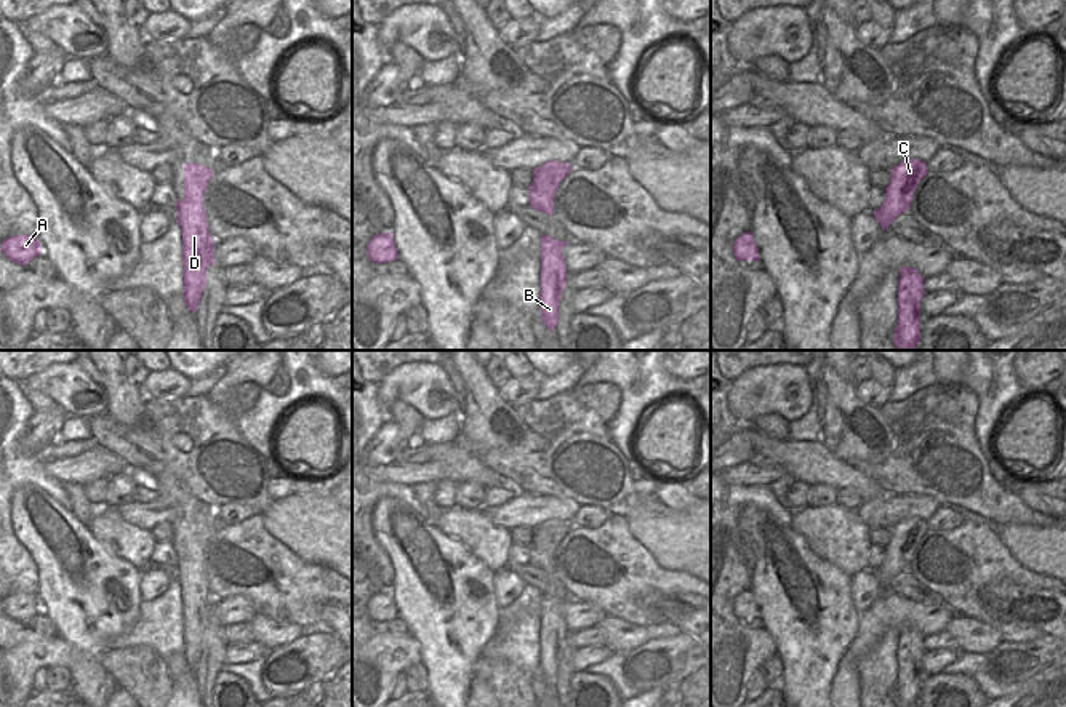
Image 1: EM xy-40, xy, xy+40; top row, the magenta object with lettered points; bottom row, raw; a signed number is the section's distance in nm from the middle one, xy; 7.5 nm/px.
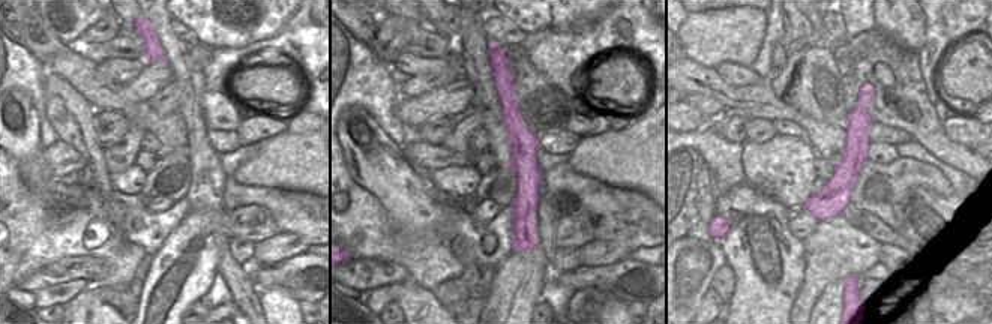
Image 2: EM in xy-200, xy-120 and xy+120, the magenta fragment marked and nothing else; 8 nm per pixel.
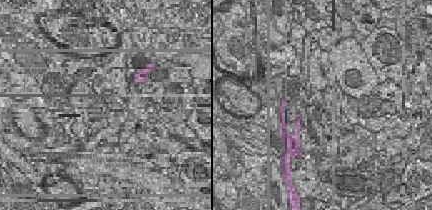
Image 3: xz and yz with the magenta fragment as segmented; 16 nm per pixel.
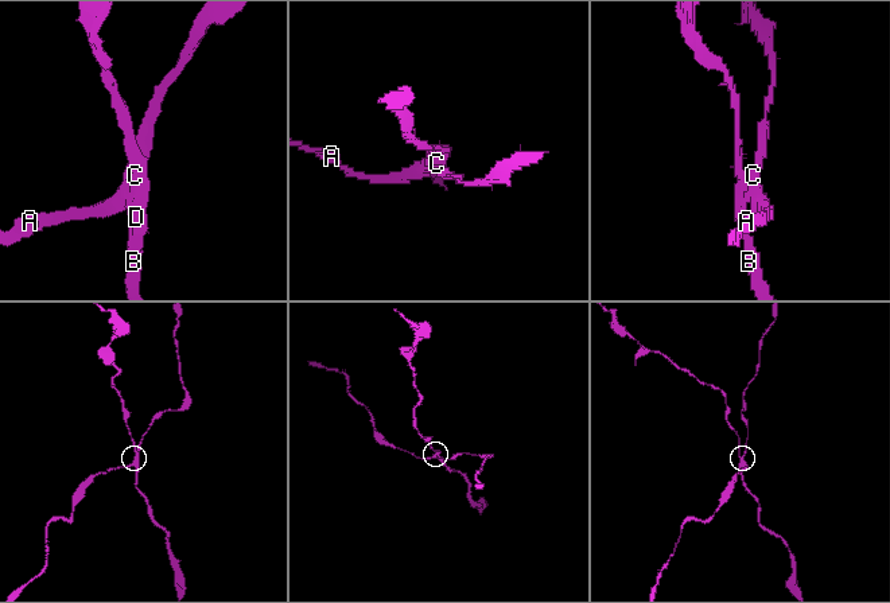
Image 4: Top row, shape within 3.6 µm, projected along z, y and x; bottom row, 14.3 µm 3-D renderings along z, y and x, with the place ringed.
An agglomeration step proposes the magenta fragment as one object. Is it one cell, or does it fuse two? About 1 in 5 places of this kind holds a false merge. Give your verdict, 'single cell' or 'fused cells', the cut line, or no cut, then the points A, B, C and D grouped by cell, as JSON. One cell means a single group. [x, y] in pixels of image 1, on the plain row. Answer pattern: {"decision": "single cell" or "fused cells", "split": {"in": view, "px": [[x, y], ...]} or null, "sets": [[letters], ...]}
{"decision": "fused cells", "split": {"in": "xy", "px": [[553, 567], [545, 570]]}, "sets": [["A", "C"], ["B", "D"]]}

